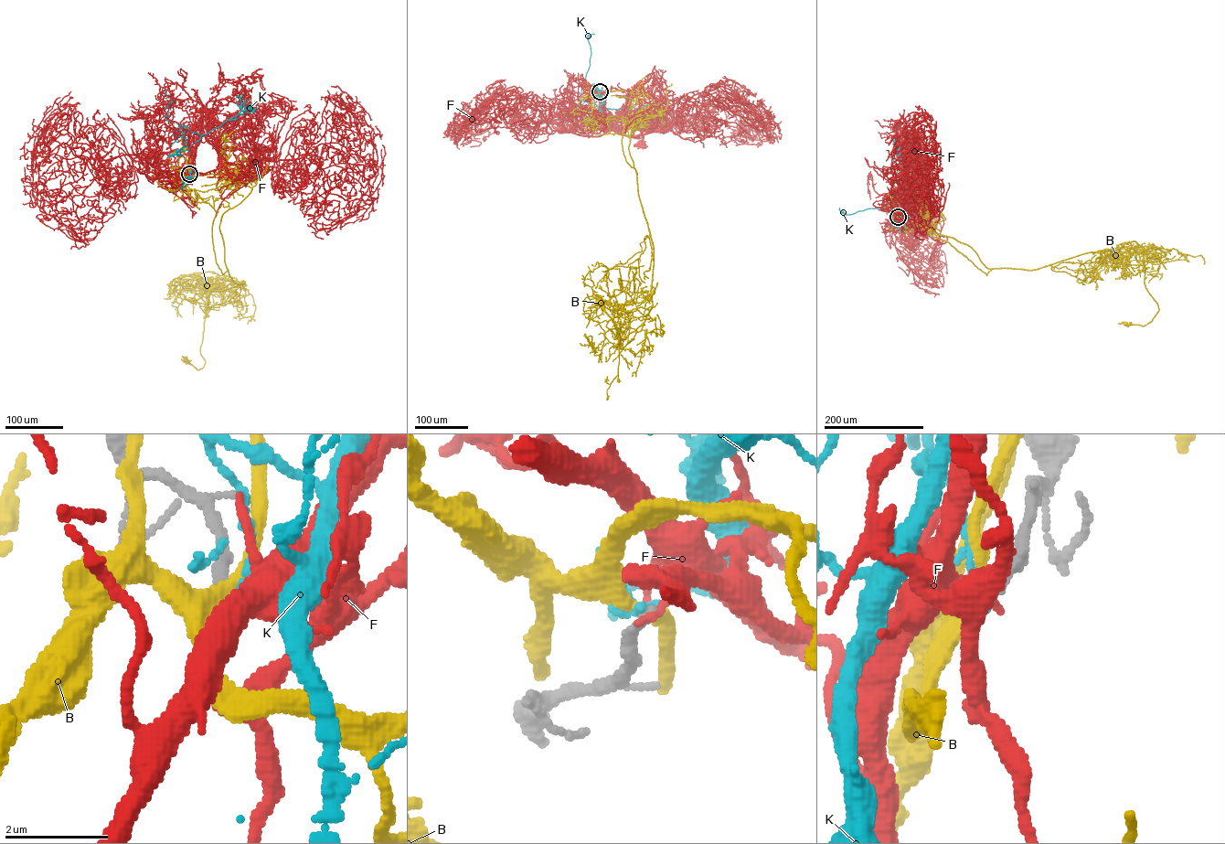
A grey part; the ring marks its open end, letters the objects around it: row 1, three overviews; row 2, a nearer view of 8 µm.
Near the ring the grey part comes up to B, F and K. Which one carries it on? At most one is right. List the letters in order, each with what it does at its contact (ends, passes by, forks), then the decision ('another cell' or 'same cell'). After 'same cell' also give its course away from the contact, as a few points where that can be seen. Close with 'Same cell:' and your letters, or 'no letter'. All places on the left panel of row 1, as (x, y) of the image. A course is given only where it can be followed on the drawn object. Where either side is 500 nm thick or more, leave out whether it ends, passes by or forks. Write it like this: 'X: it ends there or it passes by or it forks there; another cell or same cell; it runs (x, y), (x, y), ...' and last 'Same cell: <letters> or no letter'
B: it passes by; another cell
F: it ends there; another cell
K: it ends there; another cell
Same cell: no letter

